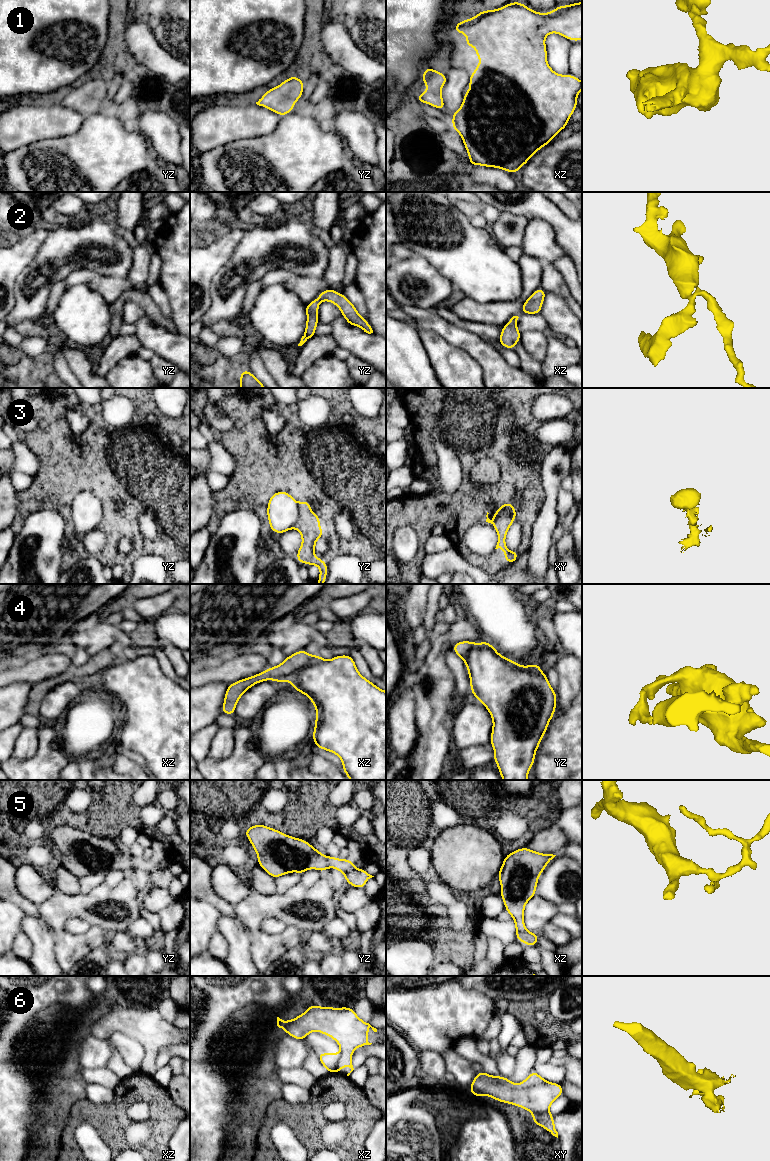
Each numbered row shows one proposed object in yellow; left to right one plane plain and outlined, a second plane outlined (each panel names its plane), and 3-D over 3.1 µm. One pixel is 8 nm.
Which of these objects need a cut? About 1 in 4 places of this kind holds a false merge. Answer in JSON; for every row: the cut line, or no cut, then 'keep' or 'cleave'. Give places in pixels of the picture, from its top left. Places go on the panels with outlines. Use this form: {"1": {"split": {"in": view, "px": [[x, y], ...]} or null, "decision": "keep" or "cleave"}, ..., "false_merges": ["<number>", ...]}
{"1": {"split": null, "decision": "keep"}, "2": {"split": null, "decision": "keep"}, "3": {"split": null, "decision": "keep"}, "4": {"split": {"in": "xz", "px": [[323, 659], [303, 667], [290, 679]]}, "decision": "cleave"}, "5": {"split": null, "decision": "keep"}, "6": {"split": null, "decision": "keep"}, "false_merges": ["4"]}

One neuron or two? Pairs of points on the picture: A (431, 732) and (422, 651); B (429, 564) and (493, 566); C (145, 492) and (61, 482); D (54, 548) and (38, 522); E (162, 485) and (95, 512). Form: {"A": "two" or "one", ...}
{"A": "two", "B": "two", "C": "one", "D": "one", "E": "one"}

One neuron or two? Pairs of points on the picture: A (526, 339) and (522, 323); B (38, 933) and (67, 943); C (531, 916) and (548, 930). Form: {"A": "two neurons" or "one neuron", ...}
{"A": "two neurons", "B": "two neurons", "C": "two neurons"}

